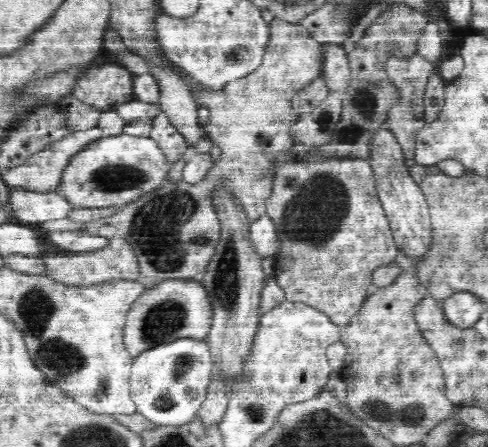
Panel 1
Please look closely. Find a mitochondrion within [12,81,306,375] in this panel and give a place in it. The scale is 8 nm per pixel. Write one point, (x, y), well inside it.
(164, 229)

